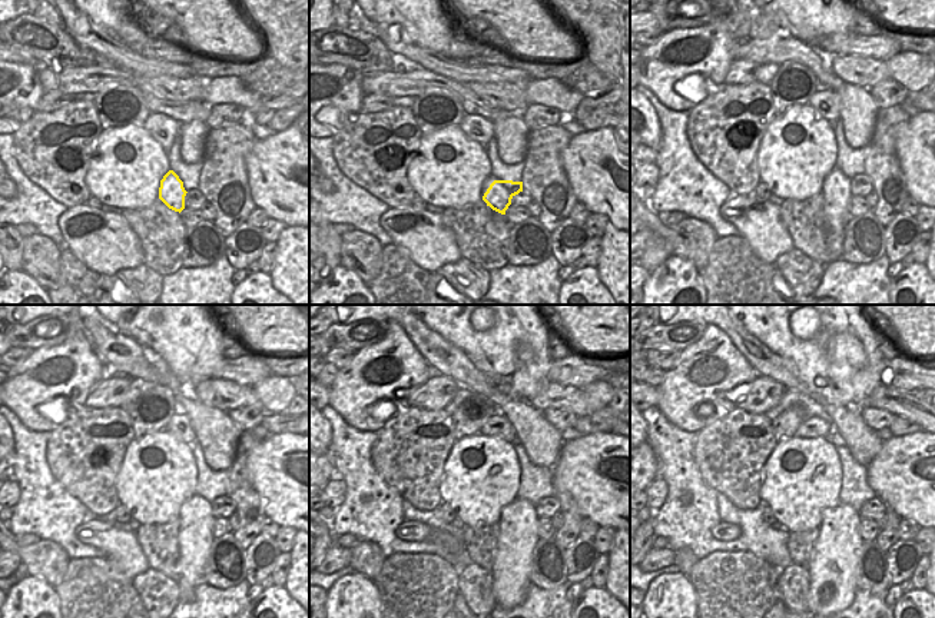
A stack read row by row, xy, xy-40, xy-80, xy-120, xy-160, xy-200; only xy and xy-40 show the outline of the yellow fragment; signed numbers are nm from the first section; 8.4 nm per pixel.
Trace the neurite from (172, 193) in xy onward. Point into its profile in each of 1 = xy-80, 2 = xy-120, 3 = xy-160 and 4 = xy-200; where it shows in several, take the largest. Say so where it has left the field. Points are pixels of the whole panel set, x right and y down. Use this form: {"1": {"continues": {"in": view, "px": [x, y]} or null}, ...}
{"1": {"continues": {"in": "xy-80", "px": [836, 190]}}, "2": {"continues": {"in": "xy-120", "px": [195, 537]}}, "3": {"continues": {"in": "xy-160", "px": [519, 524]}}, "4": {"continues": {"in": "xy-200", "px": [834, 570]}}}

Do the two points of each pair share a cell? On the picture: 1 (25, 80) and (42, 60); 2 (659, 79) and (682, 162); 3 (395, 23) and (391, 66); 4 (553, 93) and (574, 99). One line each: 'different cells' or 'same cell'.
1: same cell
2: different cells
3: different cells
4: same cell

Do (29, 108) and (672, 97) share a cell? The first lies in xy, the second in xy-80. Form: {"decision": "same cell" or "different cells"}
{"decision": "same cell"}

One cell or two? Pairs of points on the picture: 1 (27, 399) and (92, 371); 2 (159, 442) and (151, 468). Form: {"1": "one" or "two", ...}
{"1": "one", "2": "one"}

